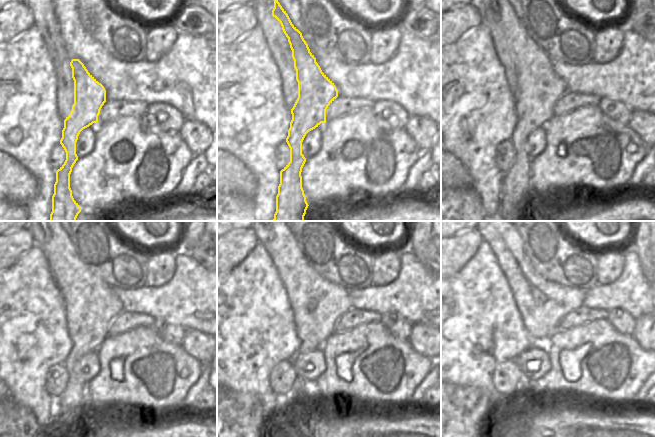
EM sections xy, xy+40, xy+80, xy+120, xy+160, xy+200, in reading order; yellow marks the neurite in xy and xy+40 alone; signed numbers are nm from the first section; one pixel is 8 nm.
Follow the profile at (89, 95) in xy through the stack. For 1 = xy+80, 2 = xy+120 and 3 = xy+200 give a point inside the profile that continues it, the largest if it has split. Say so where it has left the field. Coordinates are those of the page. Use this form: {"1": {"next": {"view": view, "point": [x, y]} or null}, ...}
{"1": {"next": {"view": "xy+80", "point": [539, 88]}}, "2": {"next": {"view": "xy+120", "point": [91, 305]}}, "3": {"next": {"view": "xy+200", "point": [542, 304]}}}

